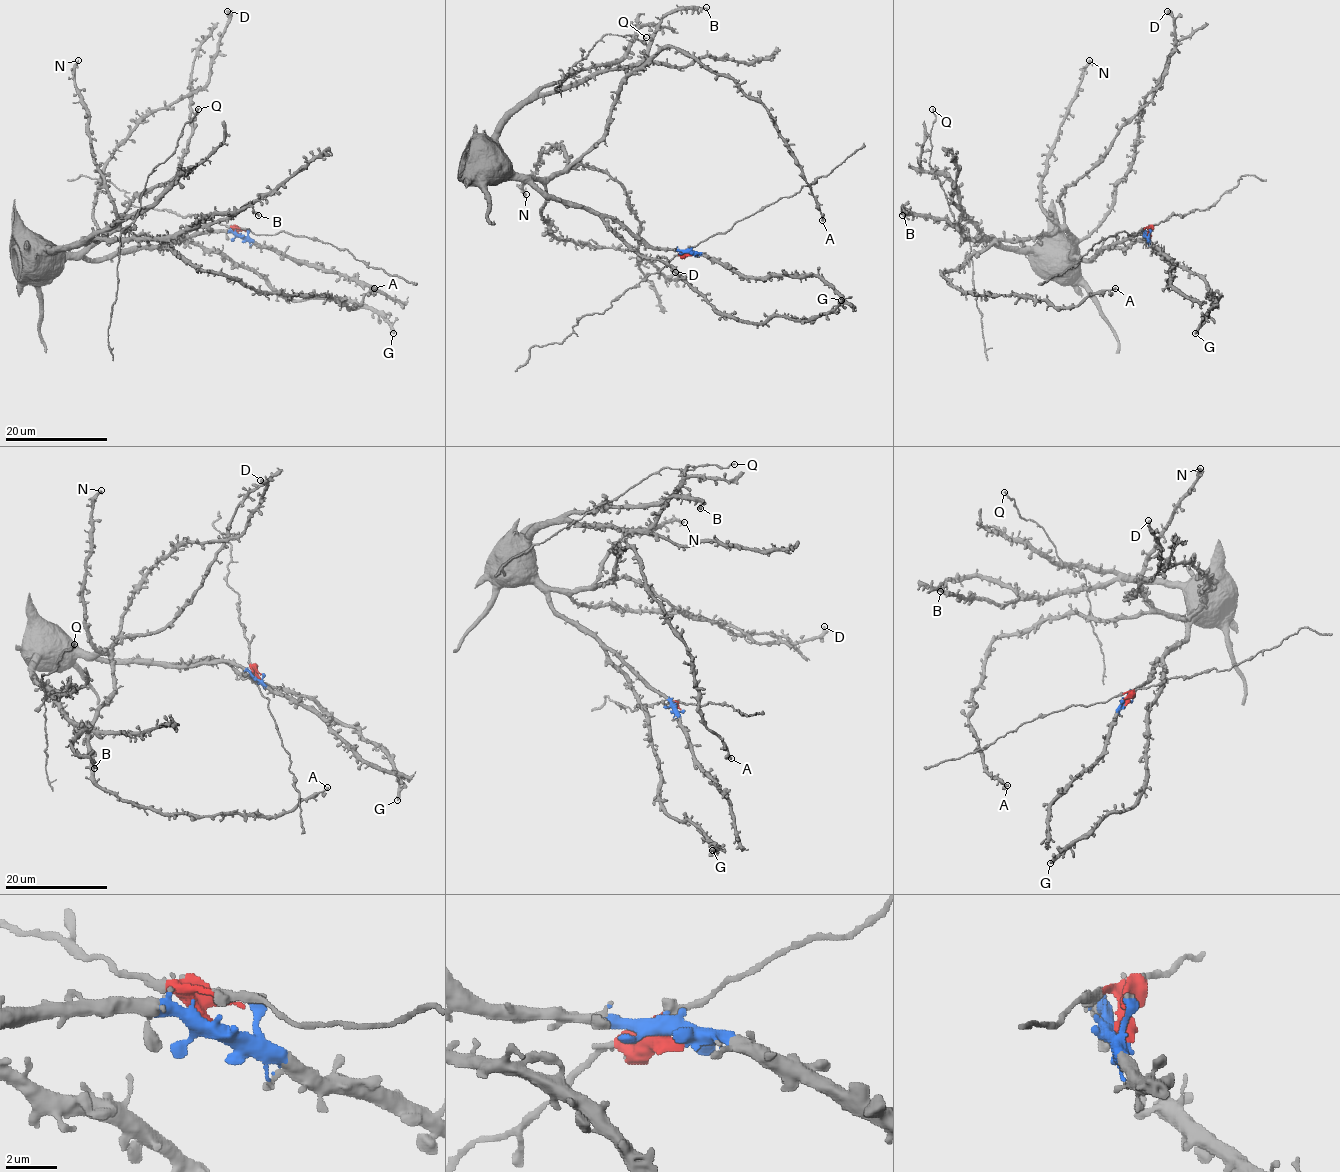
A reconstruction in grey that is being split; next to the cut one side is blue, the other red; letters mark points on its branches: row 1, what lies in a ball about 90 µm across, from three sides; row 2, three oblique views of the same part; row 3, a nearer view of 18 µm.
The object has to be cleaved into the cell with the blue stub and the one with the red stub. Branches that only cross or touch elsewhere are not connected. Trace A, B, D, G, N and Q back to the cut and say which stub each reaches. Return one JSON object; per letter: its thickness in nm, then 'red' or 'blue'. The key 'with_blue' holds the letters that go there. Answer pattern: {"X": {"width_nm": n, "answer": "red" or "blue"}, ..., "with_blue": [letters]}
{"A": {"width_nm": 280, "answer": "blue"}, "B": {"width_nm": 200, "answer": "blue"}, "D": {"width_nm": 440, "answer": "blue"}, "G": {"width_nm": 440, "answer": "blue"}, "N": {"width_nm": 320, "answer": "blue"}, "Q": {"width_nm": 190, "answer": "blue"}, "with_blue": ["A", "B", "D", "G", "N", "Q"]}

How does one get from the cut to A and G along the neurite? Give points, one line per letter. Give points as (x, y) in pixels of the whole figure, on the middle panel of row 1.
A: (688, 252), (648, 248), (531, 179), (579, 159), (618, 88), (664, 49), (765, 108), (822, 220)
G: (688, 252), (648, 248), (607, 219), (639, 252), (669, 264), (717, 310), (743, 322), (816, 319), (842, 299)

